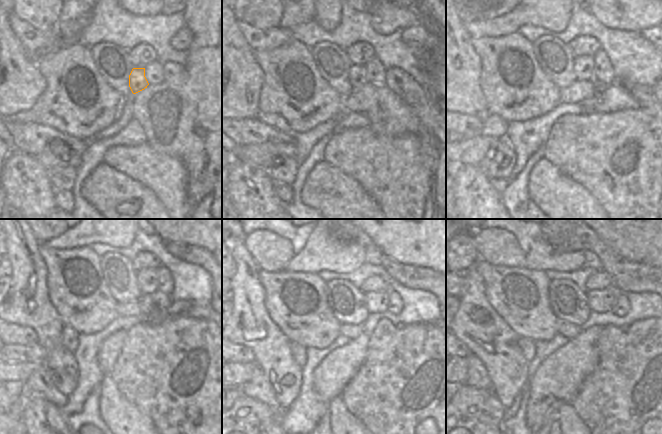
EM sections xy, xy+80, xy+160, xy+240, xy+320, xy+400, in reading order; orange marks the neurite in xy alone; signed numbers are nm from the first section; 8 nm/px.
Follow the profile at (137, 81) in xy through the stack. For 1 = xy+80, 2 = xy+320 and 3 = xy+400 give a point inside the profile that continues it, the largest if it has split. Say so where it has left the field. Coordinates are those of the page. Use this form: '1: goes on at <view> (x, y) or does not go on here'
1: goes on at xy+80 (357, 74)
2: goes on at xy+320 (376, 302)
3: goes on at xy+400 (604, 300)

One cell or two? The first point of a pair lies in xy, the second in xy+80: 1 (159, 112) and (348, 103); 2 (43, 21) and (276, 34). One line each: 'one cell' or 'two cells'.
1: one cell
2: two cells

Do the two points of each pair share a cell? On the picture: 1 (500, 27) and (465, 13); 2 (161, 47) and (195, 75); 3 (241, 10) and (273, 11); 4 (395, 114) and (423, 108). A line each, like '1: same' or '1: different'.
1: different
2: different
3: same
4: different

